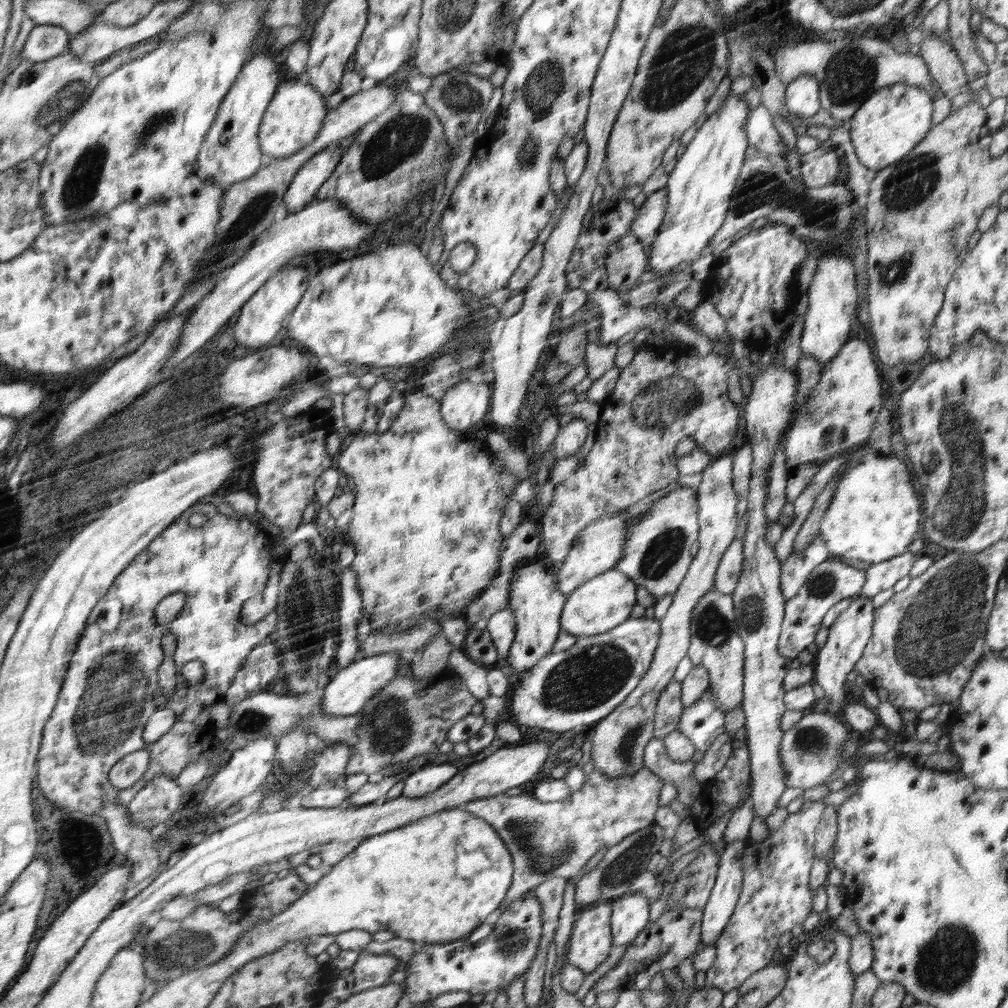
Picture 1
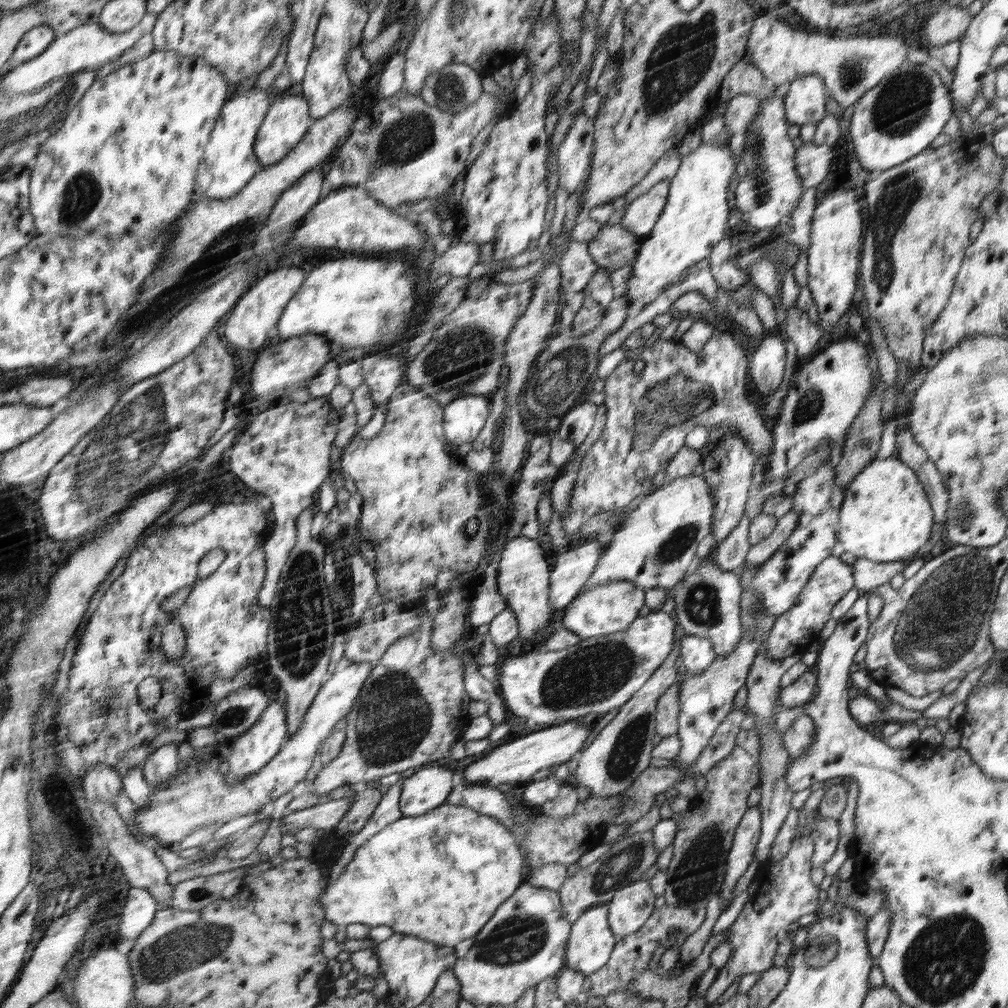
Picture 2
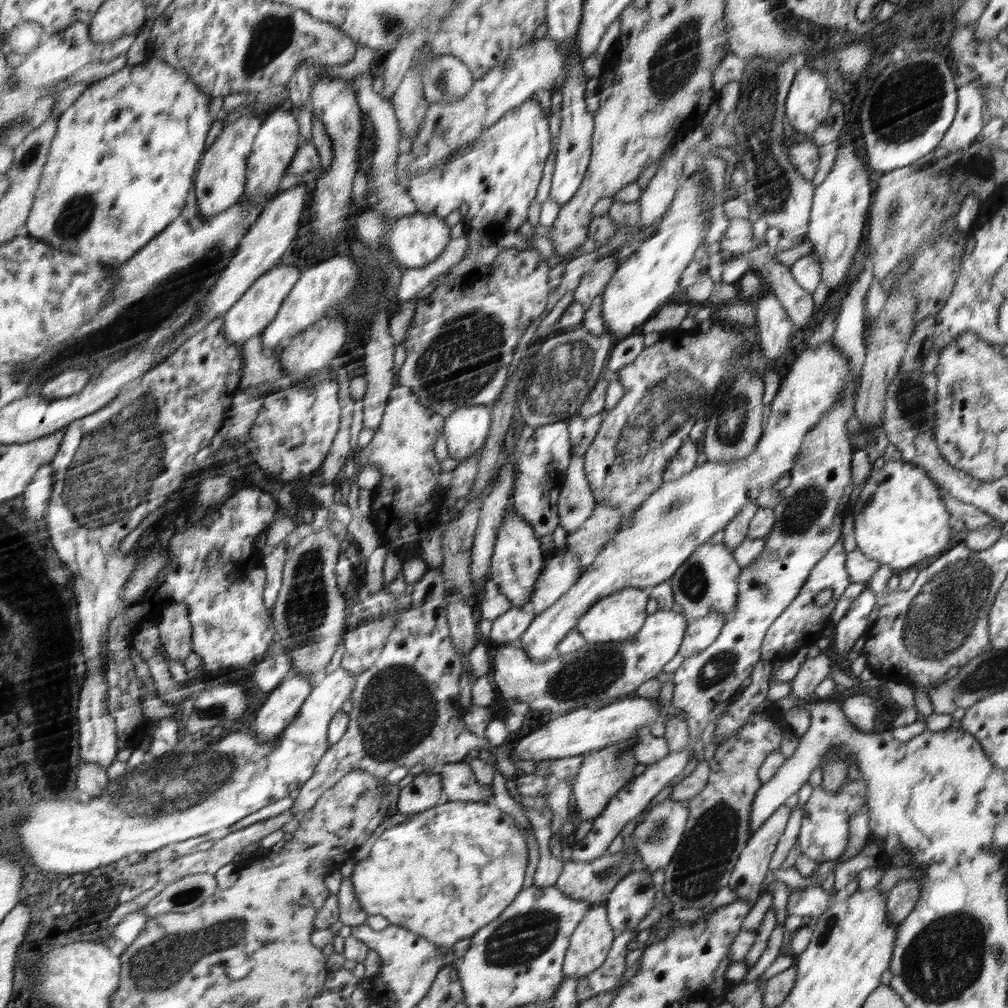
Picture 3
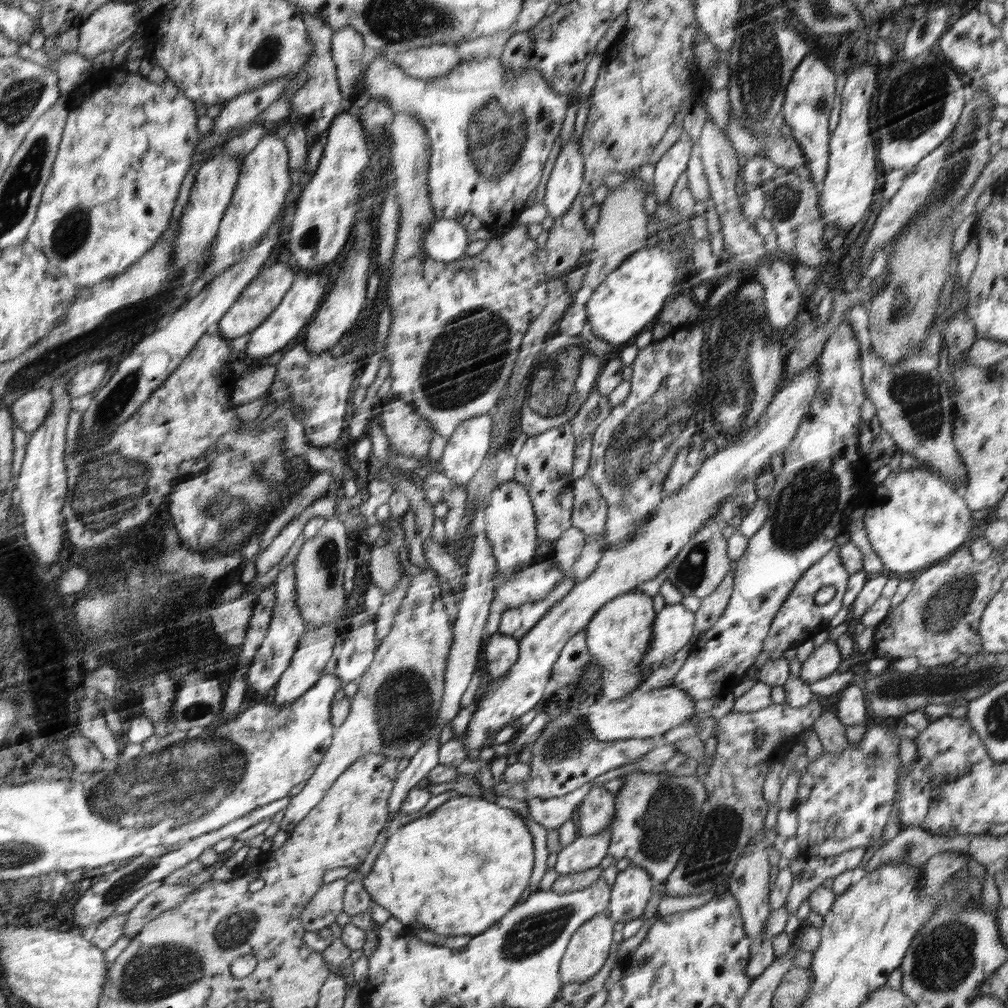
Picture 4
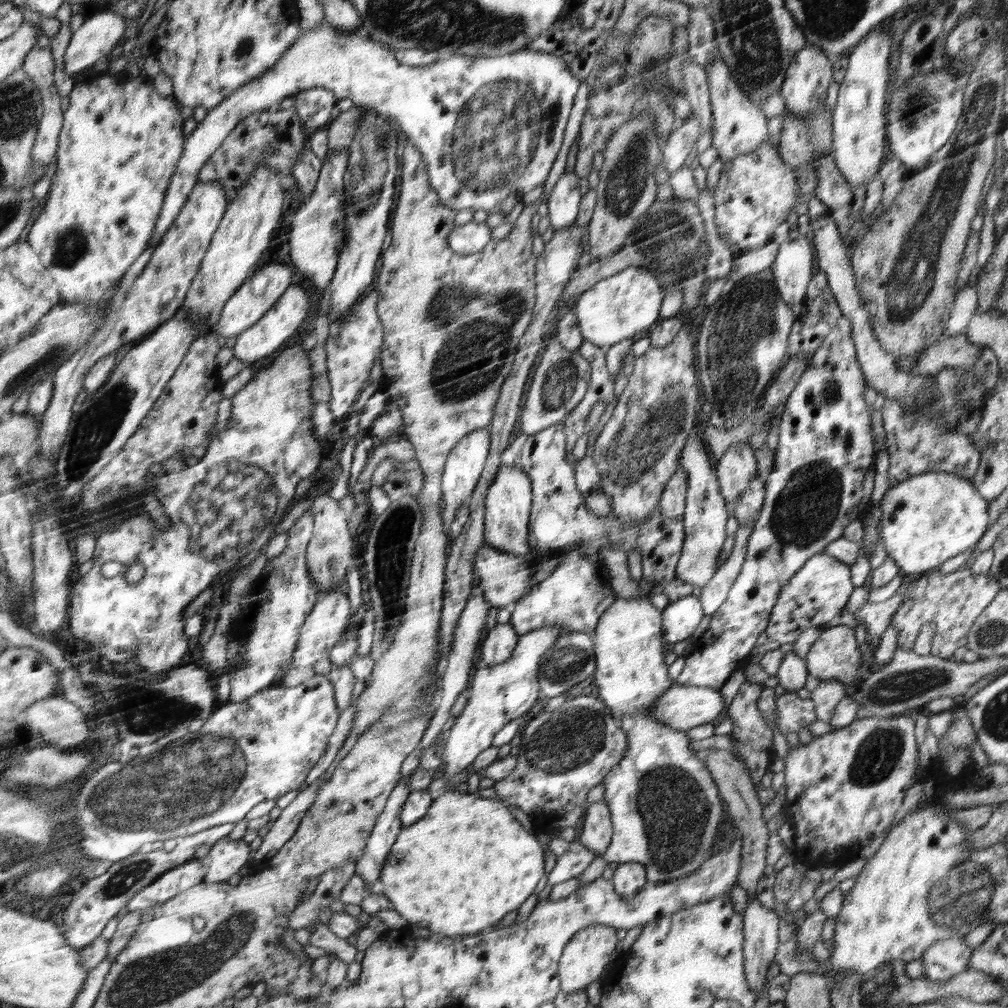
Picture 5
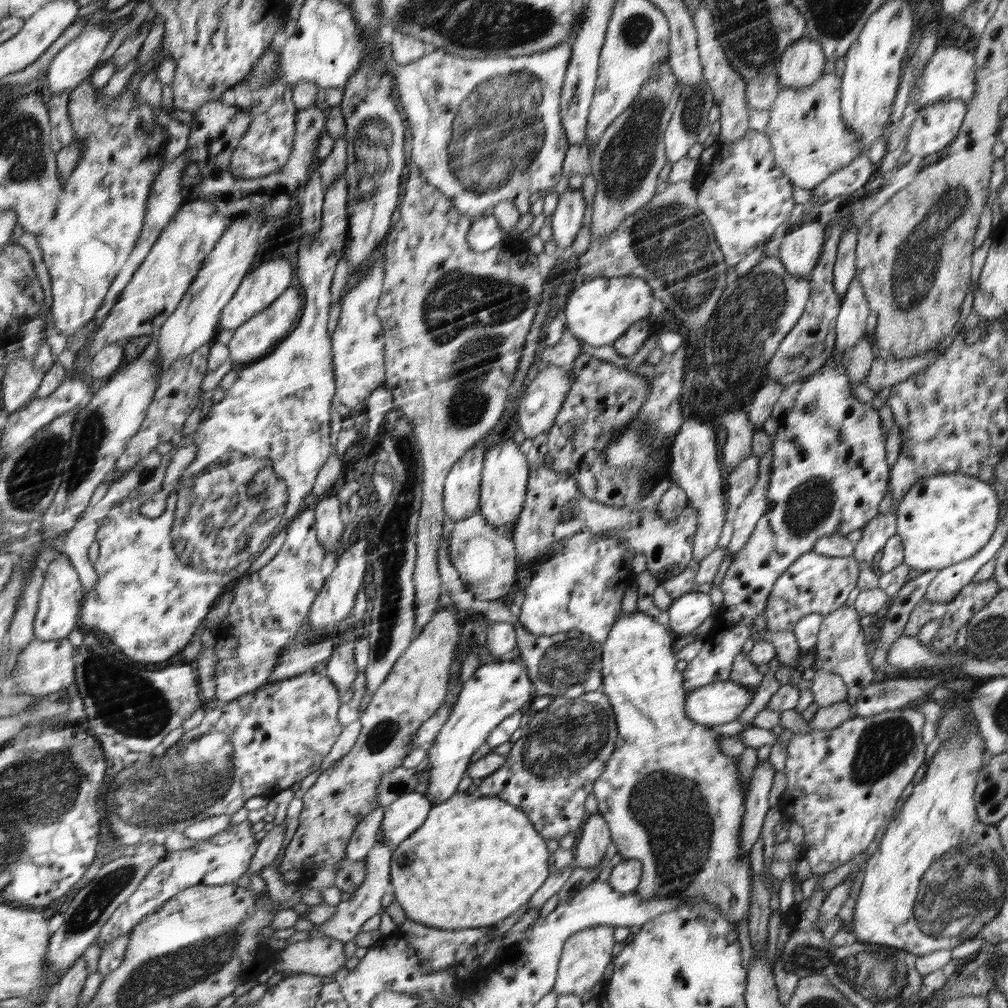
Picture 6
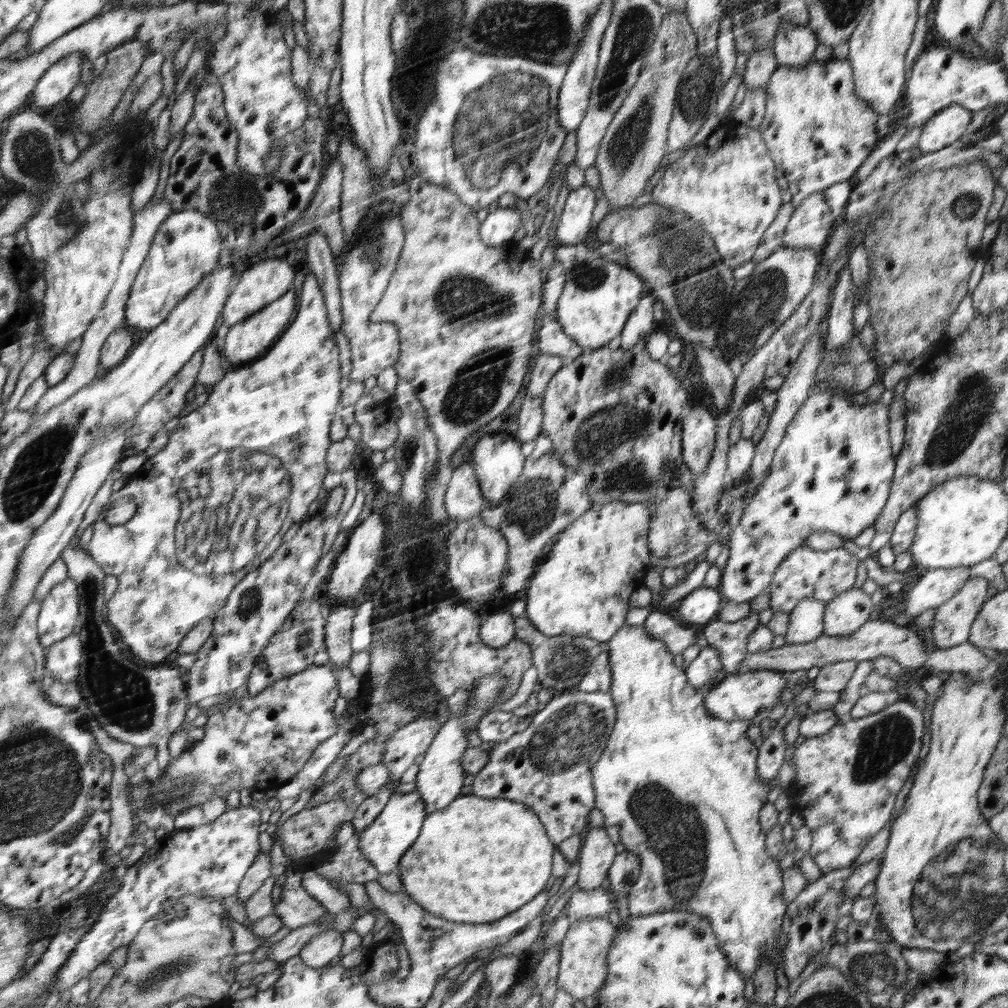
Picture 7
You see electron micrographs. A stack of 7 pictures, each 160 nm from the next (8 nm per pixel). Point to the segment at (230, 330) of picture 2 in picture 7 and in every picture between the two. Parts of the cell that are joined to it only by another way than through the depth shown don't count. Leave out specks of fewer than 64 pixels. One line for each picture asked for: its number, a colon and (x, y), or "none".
3: (257, 308)
4: (260, 299)
5: (258, 295)
6: (262, 287)
7: (258, 286)

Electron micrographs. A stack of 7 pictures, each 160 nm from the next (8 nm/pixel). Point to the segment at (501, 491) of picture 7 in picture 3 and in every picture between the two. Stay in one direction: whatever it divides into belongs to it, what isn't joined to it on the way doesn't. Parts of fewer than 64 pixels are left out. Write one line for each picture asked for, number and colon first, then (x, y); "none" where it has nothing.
3: (516, 562)
4: (509, 520)
5: (507, 512)
6: (505, 471)

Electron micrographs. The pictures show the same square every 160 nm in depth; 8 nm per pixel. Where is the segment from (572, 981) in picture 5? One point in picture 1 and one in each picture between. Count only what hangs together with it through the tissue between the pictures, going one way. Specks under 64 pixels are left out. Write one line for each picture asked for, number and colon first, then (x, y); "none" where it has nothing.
1: (590, 942)
2: (591, 941)
3: (590, 944)
4: (586, 954)

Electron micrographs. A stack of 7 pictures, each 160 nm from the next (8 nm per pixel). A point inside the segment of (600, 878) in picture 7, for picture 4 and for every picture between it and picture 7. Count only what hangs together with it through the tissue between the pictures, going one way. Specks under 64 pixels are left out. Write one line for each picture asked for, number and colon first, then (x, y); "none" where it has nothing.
4: (597, 810)
5: (598, 829)
6: (596, 835)

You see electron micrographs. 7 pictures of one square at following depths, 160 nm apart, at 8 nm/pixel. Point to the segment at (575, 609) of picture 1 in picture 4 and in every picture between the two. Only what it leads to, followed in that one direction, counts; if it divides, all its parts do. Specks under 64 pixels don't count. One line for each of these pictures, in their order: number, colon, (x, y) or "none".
2: (613, 607)
3: (619, 617)
4: (618, 635)

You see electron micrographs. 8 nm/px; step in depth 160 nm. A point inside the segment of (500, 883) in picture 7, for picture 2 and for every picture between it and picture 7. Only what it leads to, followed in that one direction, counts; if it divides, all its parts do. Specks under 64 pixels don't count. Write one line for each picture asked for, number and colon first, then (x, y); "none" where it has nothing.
2: (440, 876)
3: (432, 874)
4: (459, 869)
5: (467, 863)
6: (444, 876)

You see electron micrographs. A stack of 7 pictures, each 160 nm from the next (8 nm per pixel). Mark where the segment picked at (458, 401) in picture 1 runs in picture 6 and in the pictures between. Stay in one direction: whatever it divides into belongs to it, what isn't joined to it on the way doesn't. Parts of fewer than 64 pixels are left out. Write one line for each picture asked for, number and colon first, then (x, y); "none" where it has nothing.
2: (463, 418)
3: (465, 430)
4: (465, 451)
5: (461, 475)
6: (461, 498)

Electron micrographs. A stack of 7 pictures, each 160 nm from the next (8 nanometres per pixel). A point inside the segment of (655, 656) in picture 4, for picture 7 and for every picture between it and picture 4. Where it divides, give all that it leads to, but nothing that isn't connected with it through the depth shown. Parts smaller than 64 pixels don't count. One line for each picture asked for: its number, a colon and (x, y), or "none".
5: (680, 618)
6: (687, 612)
7: (701, 606)

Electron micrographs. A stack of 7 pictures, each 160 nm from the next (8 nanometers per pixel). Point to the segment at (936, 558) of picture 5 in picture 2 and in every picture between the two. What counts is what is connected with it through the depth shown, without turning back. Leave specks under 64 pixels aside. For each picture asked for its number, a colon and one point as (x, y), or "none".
2: (886, 517)
3: (900, 519)
4: (914, 519)

